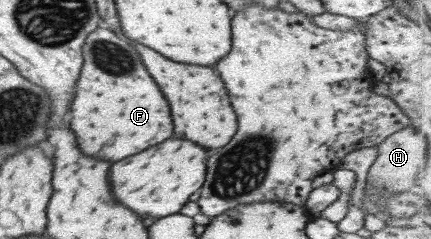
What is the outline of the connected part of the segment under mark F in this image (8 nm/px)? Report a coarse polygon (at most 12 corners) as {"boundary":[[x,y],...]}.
{"boundary":[[98,27],[69,107],[81,153],[119,161],[171,137],[137,51]]}

